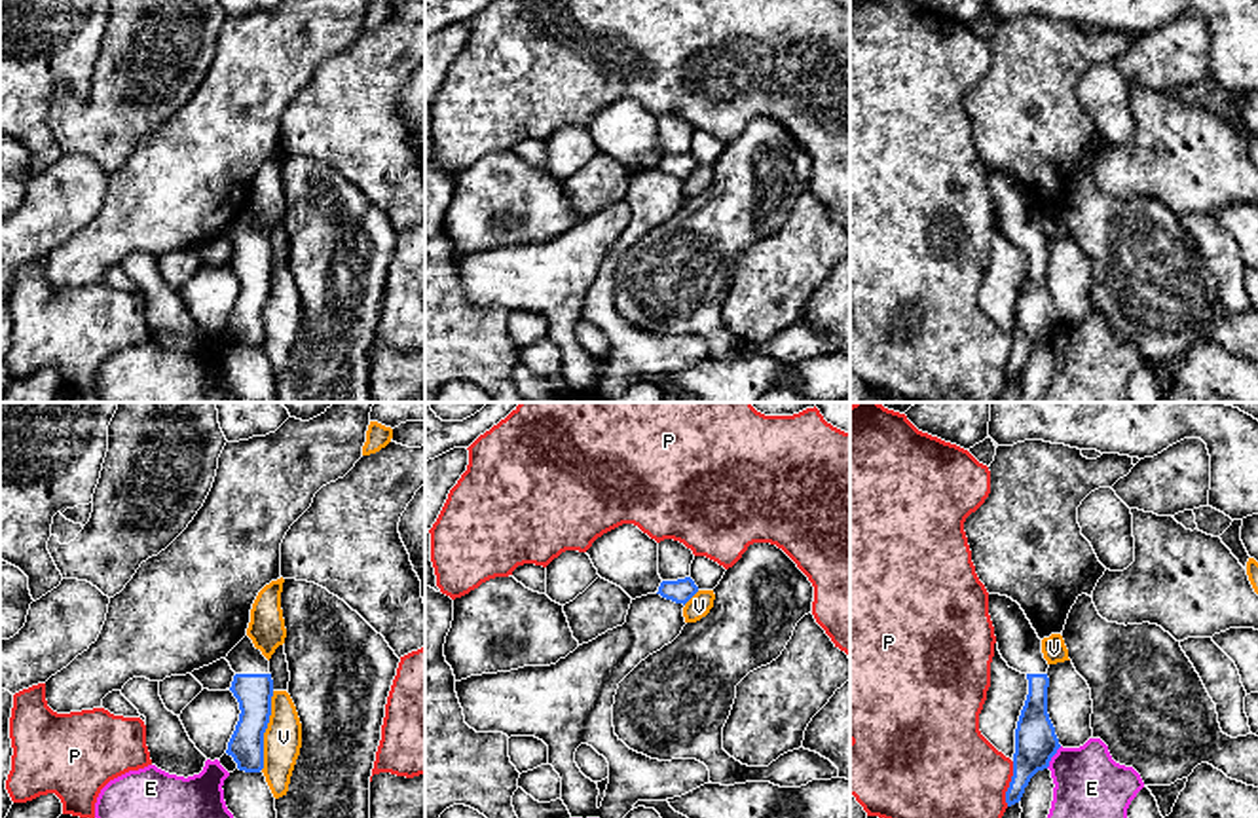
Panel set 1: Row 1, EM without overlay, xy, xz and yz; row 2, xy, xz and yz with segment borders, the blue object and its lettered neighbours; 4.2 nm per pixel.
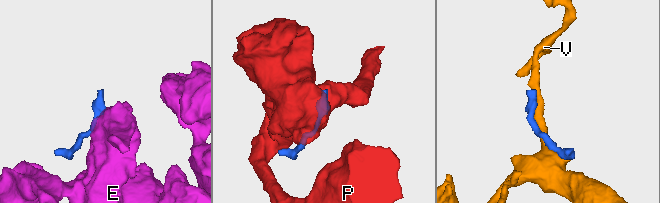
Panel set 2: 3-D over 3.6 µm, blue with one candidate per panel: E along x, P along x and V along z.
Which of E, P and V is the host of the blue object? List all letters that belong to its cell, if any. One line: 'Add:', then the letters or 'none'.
Add: none

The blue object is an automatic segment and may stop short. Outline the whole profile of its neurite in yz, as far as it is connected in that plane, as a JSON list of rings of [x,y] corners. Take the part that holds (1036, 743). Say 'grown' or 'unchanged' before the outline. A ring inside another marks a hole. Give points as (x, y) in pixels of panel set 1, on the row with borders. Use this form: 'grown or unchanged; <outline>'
grown; [[[989,594],[989,615],[998,651],[1009,668],[1028,679],[1028,695],[1015,729],[1013,776],[1006,791],[1008,807],[1021,801],[1030,778],[1049,767],[1061,748],[1047,714],[1047,660],[1042,640],[1017,602]]]

